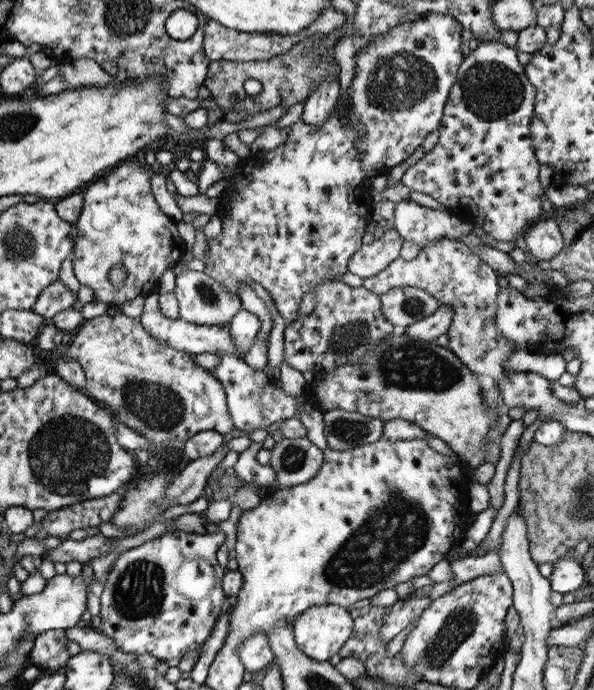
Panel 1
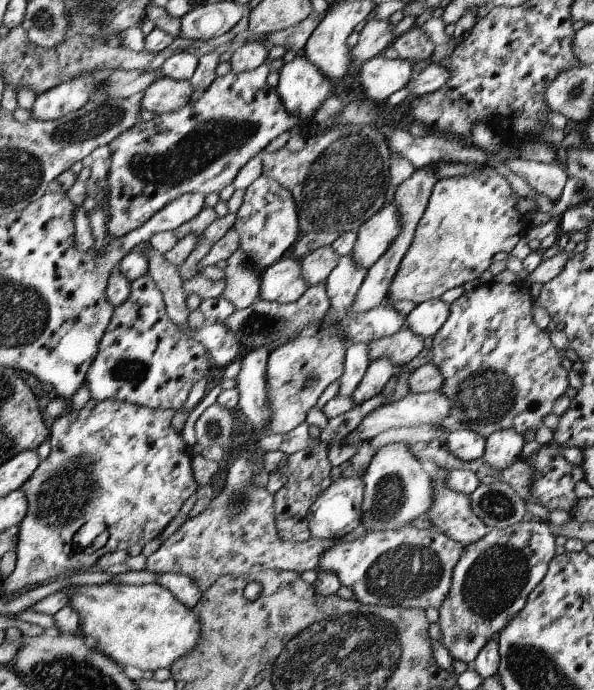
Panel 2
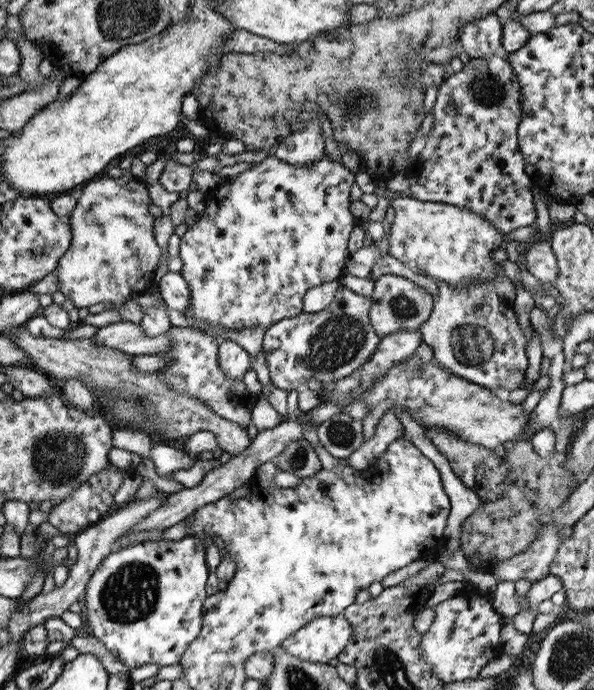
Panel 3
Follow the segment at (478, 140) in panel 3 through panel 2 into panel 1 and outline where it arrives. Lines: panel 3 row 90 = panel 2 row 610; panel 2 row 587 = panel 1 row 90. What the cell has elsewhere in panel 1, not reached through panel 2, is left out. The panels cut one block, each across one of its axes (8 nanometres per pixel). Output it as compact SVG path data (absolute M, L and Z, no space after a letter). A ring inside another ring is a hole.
M495 40L479 42L479 46L465 56L443 108L441 124L437 128L437 144L421 160L407 168L401 178L401 184L411 188L411 192L431 196L435 202L449 208L453 218L463 220L463 224L471 228L481 228L497 242L513 242L517 232L525 232L527 226L541 218L541 166L537 162L529 130L535 110L535 86L529 82L525 68L517 62L517 52L517 48L509 48Z

